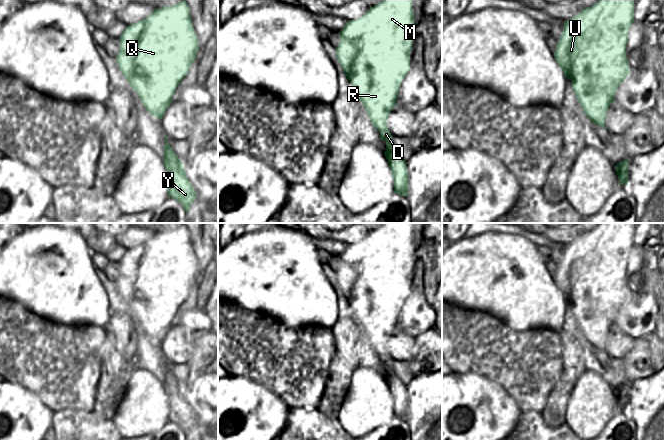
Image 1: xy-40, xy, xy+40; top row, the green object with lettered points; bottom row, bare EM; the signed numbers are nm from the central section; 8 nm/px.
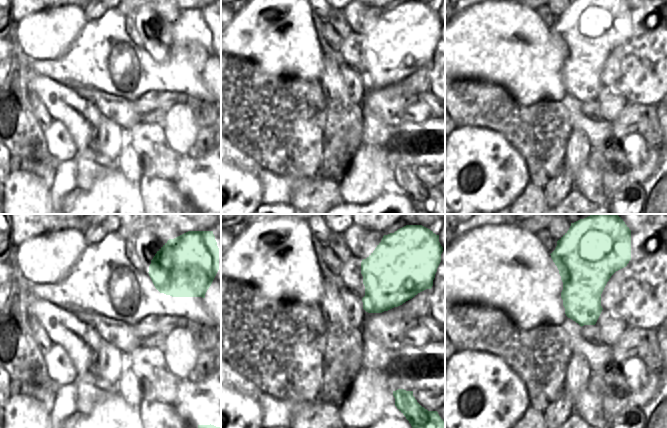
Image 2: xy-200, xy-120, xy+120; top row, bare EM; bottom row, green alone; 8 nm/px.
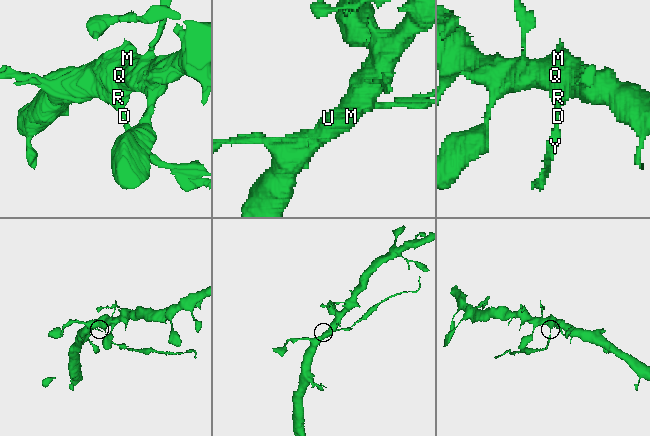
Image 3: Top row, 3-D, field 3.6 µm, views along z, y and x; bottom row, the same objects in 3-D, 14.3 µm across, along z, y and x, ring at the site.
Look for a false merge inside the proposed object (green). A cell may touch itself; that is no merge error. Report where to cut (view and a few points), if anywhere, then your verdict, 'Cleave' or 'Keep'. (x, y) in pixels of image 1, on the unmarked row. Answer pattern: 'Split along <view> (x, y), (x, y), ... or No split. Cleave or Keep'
Split along xy (390, 366), (387, 369). Cleave.

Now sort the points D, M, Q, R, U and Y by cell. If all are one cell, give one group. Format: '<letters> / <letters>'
D M Q R U / Y

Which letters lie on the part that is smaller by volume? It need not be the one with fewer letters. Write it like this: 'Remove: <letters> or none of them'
Remove: Y

